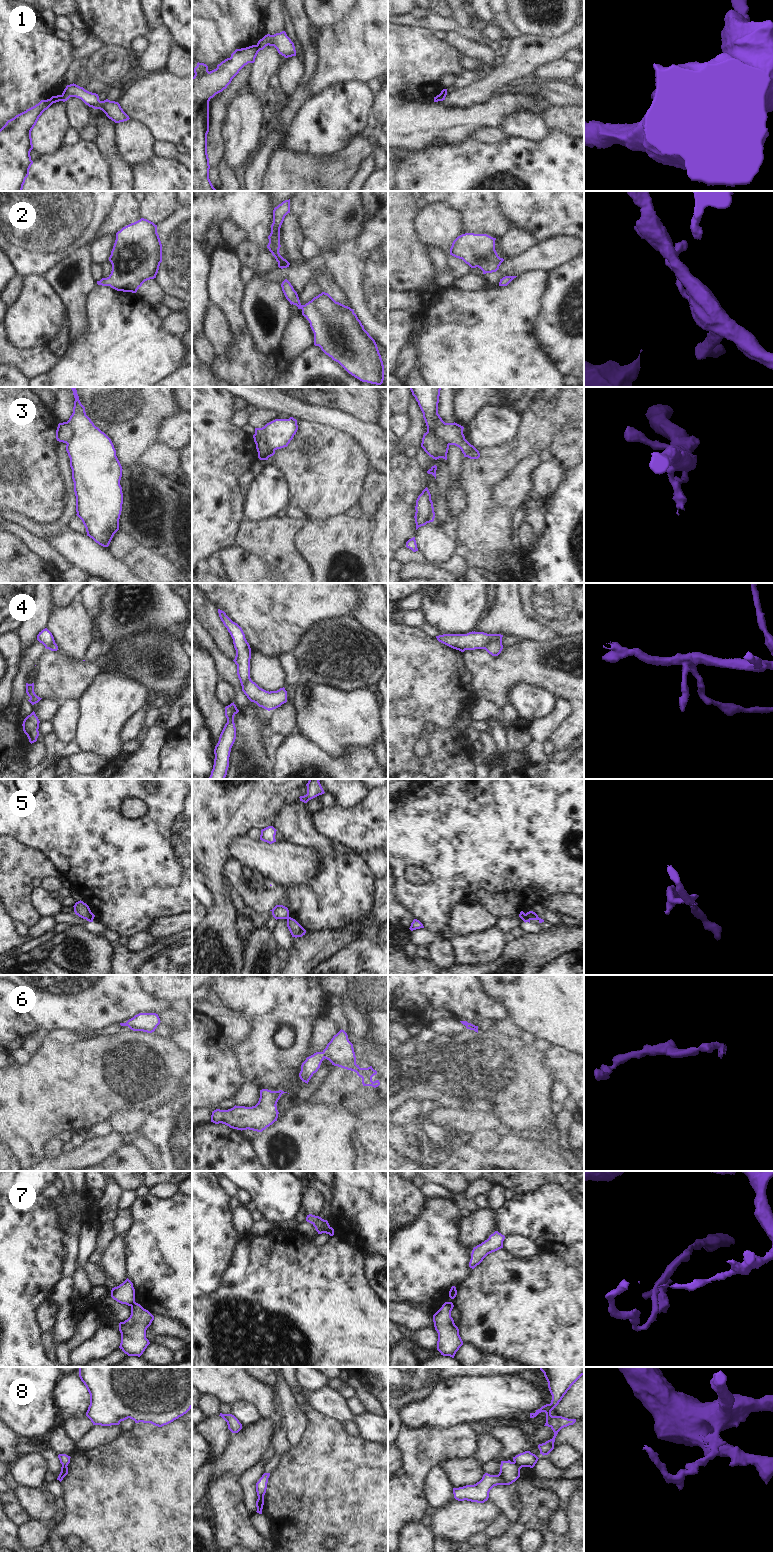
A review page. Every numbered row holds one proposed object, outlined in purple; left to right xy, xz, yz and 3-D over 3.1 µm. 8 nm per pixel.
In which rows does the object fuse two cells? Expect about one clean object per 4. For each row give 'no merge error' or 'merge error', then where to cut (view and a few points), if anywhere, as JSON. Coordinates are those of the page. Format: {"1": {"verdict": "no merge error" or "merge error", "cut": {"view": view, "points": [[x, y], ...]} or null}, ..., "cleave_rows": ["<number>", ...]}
{"1": {"verdict": "merge error", "cut": {"view": "xy", "points": [[60, 95], [62, 100]]}}, "2": {"verdict": "no merge error", "cut": null}, "3": {"verdict": "merge error", "cut": {"view": "yz", "points": [[439, 425], [434, 433], [450, 444]]}}, "4": {"verdict": "merge error", "cut": {"view": "yz", "points": [[501, 639], [492, 639], [482, 648]]}}, "5": {"verdict": "merge error", "cut": {"view": "xz", "points": [[288, 916], [286, 918]]}}, "6": {"verdict": "no merge error", "cut": null}, "7": {"verdict": "merge error", "cut": {"view": "xy", "points": [[135, 1302], [131, 1306]]}}, "8": {"verdict": "merge error", "cut": {"view": "yz", "points": [[513, 1462], [521, 1467]]}}, "cleave_rows": ["1", "3", "4", "5", "7", "8"]}

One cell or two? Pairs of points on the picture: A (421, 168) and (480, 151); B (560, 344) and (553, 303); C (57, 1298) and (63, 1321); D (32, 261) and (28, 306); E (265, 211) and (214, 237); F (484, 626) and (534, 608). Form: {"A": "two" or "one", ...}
{"A": "one", "B": "one", "C": "one", "D": "two", "E": "two", "F": "two"}

